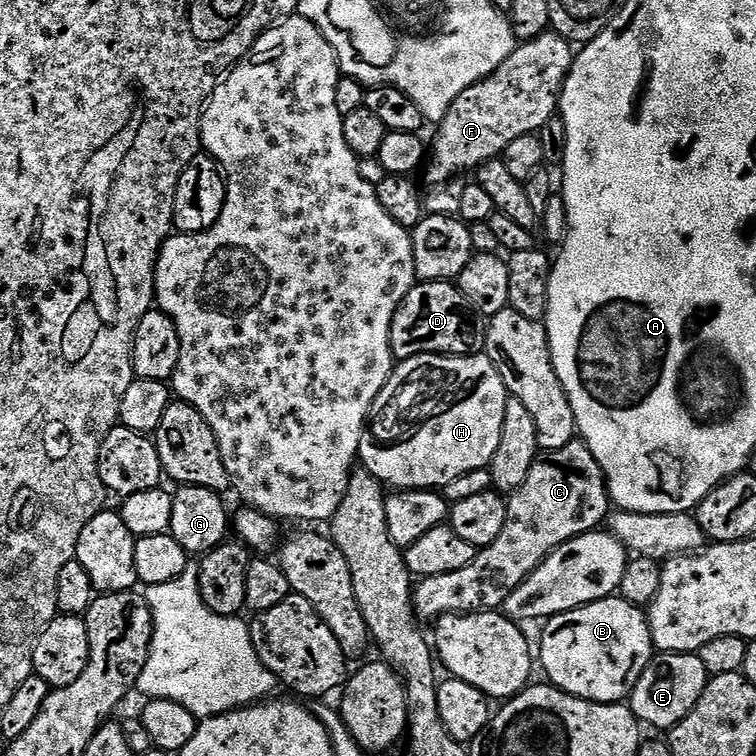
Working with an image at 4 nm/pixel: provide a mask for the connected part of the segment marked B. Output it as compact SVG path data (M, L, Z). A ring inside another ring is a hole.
M619 594L551 617L543 628L540 648L538 644L538 664L539 667L540 664L544 667L544 672L548 675L545 676L547 683L553 688L562 689L566 694L583 700L593 700L599 704L618 704L627 701L631 697L632 688L638 682L638 678L642 678L646 666L654 655L645 609L634 607Z

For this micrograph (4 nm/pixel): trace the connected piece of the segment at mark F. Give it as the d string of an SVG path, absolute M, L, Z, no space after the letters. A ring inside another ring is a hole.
M543 32L538 38L517 43L515 50L482 82L470 86L470 90L462 90L458 98L454 98L454 106L438 122L440 128L436 137L430 140L430 155L426 160L426 172L428 168L428 180L432 186L442 185L448 181L463 177L463 172L471 173L481 168L487 160L503 157L506 146L517 138L539 133L547 120L557 115L560 106L560 91L564 89L564 83L568 72L572 69L574 48L569 41L561 38L557 32Z

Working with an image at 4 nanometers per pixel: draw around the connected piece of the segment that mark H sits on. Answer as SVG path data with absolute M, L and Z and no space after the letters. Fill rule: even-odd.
M488 368L488 376L484 376L484 384L476 388L476 396L468 400L468 404L460 404L460 408L452 408L452 412L444 412L440 420L432 420L424 432L420 432L411 443L394 448L379 448L363 436L360 440L359 463L368 469L374 478L392 490L406 488L430 488L442 490L458 474L470 474L470 470L488 468L494 458L494 450L498 450L498 438L502 438L502 418L506 418L506 402L510 399L508 387L502 382L496 368Z

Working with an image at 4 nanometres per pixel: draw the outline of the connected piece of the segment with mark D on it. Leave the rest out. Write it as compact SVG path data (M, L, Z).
M446 280L416 283L398 306L390 330L392 354L397 361L427 352L467 356L483 349L485 335L481 317L473 313L459 287Z

